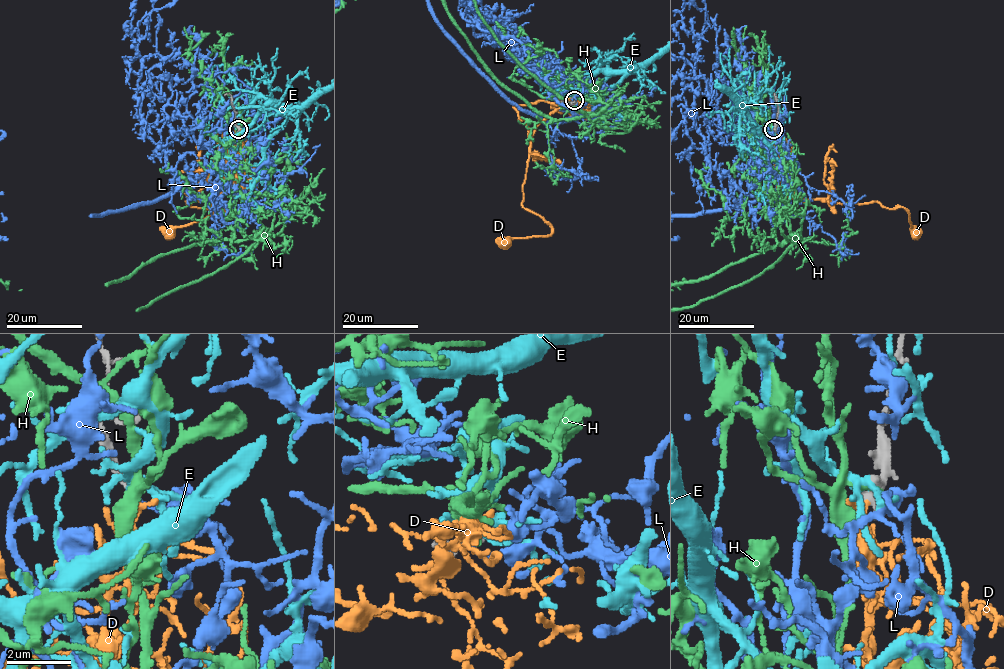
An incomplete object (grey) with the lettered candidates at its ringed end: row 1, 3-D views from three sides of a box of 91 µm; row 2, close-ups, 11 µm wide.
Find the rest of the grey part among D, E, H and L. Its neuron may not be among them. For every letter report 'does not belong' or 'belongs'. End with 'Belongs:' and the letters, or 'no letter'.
D: does not belong
E: does not belong
H: does not belong
L: does not belong
Belongs: no letter

